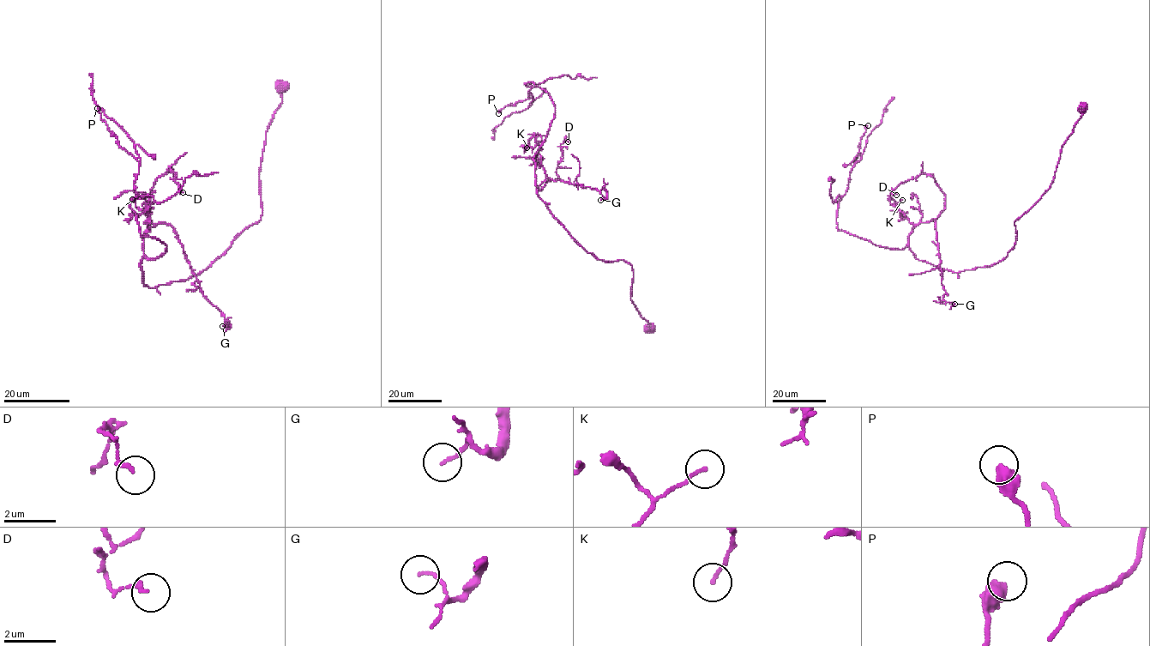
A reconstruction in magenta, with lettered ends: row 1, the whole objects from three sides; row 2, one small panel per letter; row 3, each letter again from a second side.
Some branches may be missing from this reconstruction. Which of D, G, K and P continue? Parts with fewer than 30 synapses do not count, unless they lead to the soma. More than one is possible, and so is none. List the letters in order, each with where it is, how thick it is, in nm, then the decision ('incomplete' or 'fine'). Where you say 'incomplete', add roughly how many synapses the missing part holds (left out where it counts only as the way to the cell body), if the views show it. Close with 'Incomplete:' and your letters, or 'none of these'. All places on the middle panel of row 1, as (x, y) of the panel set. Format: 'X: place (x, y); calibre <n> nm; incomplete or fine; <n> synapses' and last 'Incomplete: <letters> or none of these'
D: place (568, 141); calibre 170 nm; fine
G: place (600, 200); calibre 120 nm; fine
K: place (526, 147); calibre 110 nm; fine
P: place (498, 113); calibre 550 nm; fine
Incomplete: none of these

